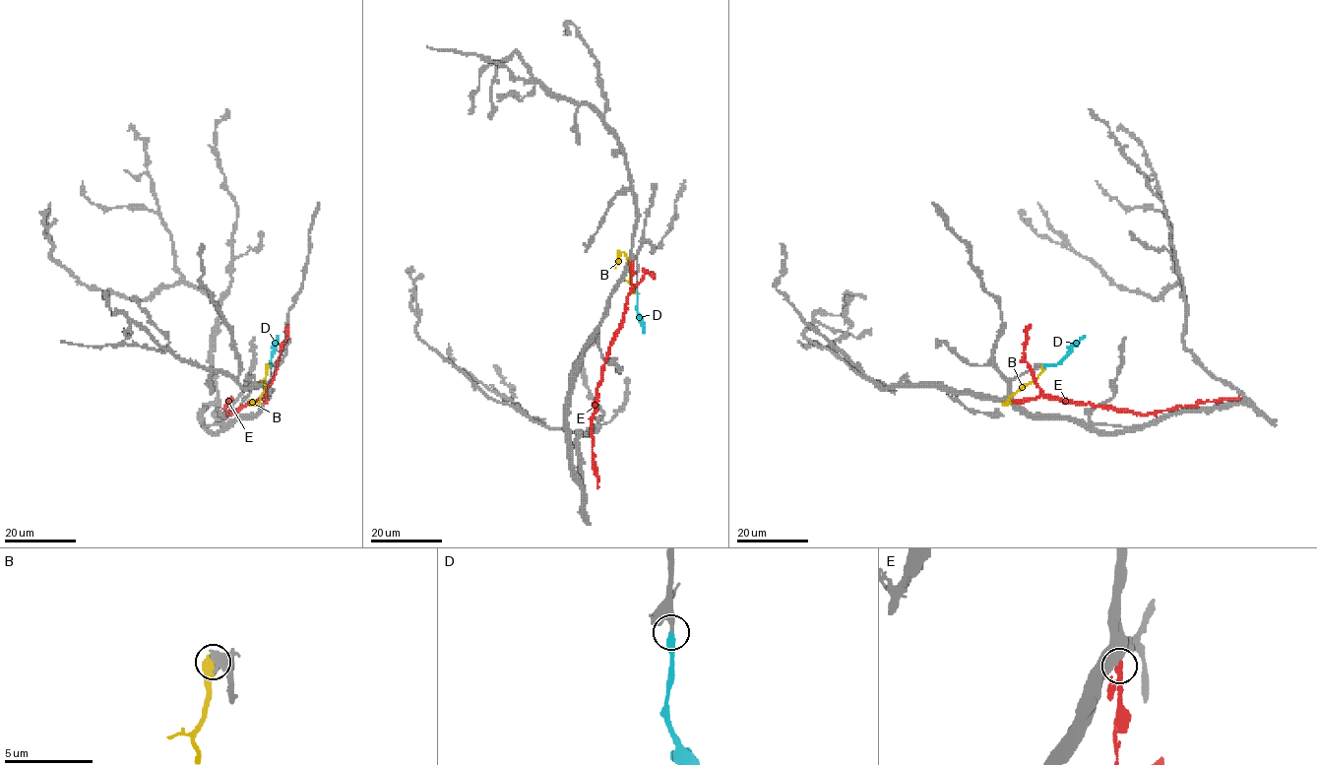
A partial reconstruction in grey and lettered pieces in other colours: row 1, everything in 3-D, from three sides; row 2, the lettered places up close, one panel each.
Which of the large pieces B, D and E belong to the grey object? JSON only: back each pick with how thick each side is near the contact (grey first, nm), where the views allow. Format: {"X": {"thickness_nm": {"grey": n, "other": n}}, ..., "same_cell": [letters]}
{"D": {"thickness_nm": {"grey": 380, "other": 480}}, "same_cell": ["D"]}

